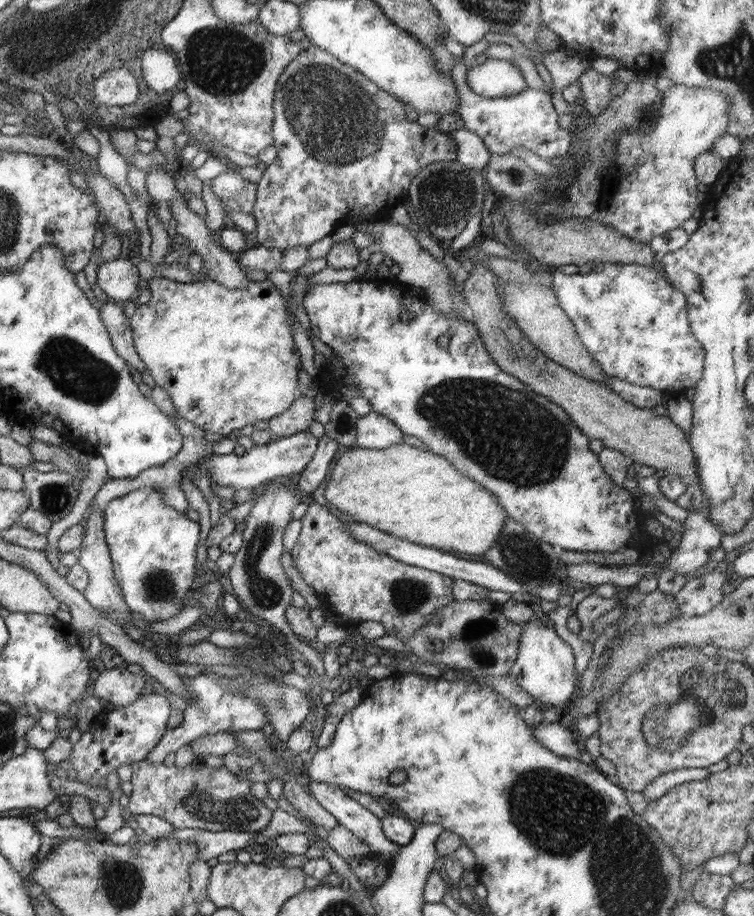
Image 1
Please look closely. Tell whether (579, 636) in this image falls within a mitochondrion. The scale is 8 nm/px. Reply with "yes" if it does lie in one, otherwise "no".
no

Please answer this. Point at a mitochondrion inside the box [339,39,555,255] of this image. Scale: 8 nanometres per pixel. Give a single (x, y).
(444, 197)

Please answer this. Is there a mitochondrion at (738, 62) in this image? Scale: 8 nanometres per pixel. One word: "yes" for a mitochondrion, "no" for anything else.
yes

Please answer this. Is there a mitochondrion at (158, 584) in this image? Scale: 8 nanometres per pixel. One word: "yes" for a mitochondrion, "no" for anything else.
yes

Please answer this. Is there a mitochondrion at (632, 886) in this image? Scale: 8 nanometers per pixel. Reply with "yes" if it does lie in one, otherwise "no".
yes

